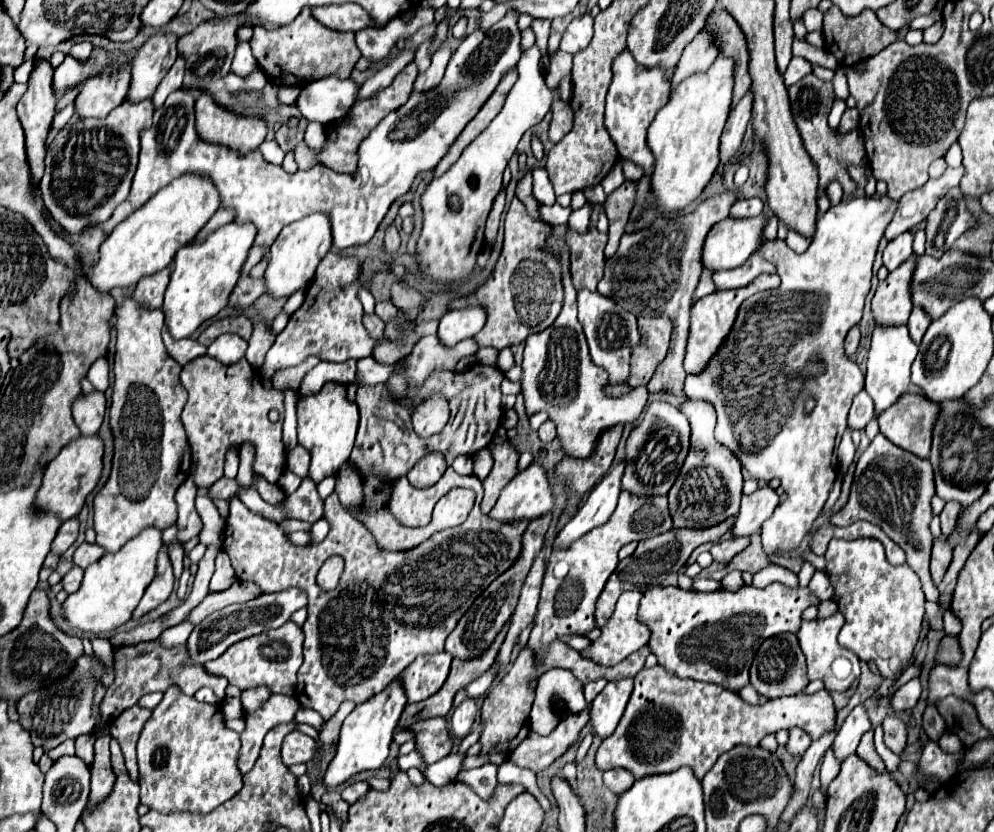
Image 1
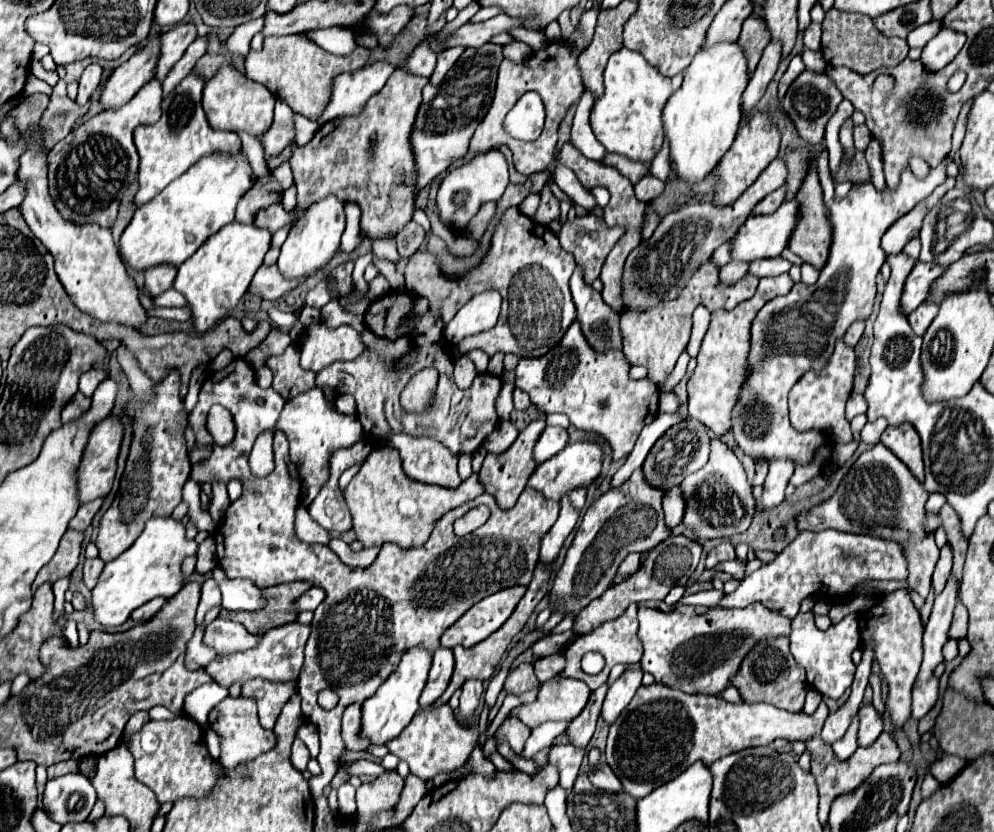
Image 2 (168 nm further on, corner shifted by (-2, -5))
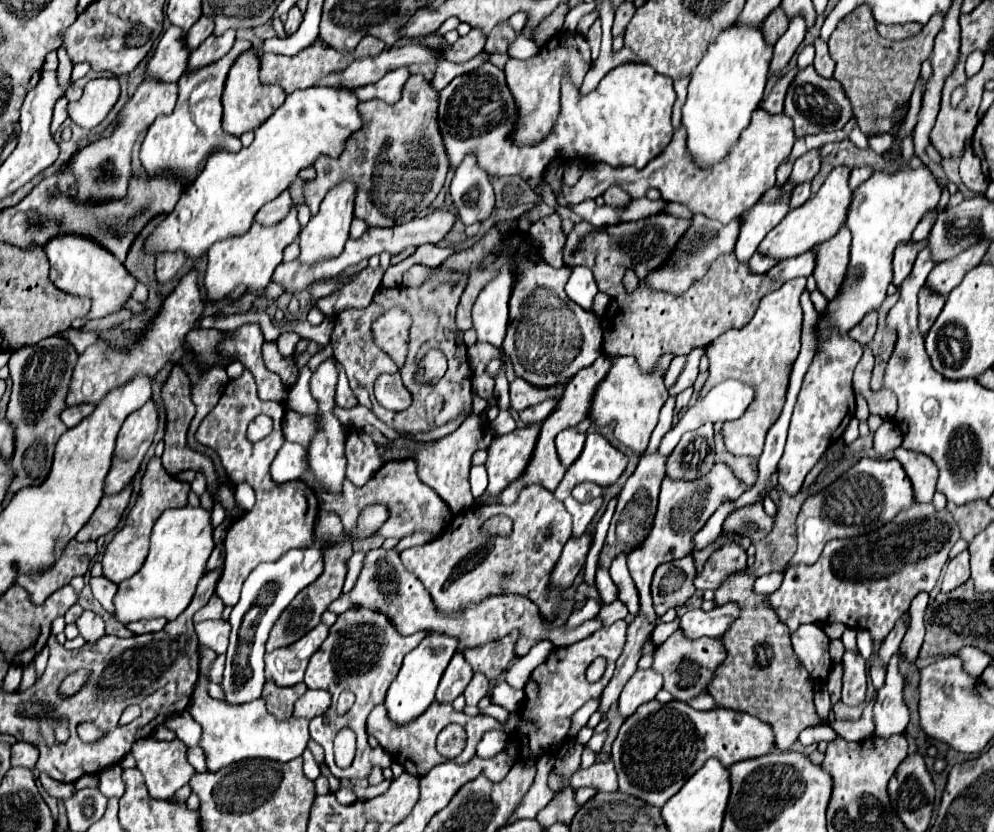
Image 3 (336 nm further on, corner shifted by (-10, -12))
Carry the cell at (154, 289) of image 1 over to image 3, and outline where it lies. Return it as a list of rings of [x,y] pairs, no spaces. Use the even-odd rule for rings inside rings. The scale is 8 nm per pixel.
[[[160,252],[156,256],[156,280],[166,282],[176,278],[184,260],[186,256],[182,256],[182,252]]]

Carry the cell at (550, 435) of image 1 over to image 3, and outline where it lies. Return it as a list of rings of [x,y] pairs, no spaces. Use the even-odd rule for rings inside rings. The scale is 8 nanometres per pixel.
[[[576,428],[562,430],[556,436],[556,450],[558,450],[558,456],[564,466],[570,466],[570,464],[574,464],[574,460],[578,460],[578,456],[582,454],[582,448],[584,448],[584,440],[586,440],[586,434],[578,432]]]

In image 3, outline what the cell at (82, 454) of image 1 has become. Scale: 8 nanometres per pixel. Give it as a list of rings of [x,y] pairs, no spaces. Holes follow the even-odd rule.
[[[148,400],[140,410],[130,414],[118,434],[112,468],[106,476],[104,494],[118,494],[138,472],[158,430],[158,406]]]

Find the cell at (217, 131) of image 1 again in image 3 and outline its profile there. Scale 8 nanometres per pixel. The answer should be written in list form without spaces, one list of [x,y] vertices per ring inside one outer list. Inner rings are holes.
[[[246,50],[238,56],[234,66],[230,68],[226,88],[222,94],[222,126],[232,136],[242,136],[244,132],[256,130],[274,110],[278,110],[286,99],[284,90],[278,84],[260,82],[260,58],[254,50]]]

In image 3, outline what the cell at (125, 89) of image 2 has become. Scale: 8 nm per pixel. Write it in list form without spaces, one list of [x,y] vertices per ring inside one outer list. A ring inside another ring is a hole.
[[[170,26],[146,66],[146,78],[178,82],[188,68],[188,56],[190,50],[186,48],[186,32],[178,26]]]

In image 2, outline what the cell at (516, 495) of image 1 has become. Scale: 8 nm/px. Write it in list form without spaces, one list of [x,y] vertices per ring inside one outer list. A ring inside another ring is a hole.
[[[592,443],[566,445],[566,449],[562,449],[562,453],[550,457],[550,461],[544,461],[534,469],[532,477],[528,479],[528,487],[544,493],[546,499],[560,503],[562,497],[568,495],[570,491],[588,487],[600,475],[600,467],[602,467],[602,451],[598,445],[592,445]]]

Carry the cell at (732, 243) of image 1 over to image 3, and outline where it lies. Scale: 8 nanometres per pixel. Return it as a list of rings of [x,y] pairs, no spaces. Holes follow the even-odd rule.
[[[836,166],[830,172],[830,176],[826,178],[826,182],[822,184],[822,188],[818,190],[818,194],[812,196],[800,208],[790,210],[784,216],[784,220],[766,234],[766,240],[762,240],[758,250],[762,254],[786,260],[786,258],[792,258],[792,256],[798,256],[798,254],[810,250],[816,244],[822,244],[822,242],[830,240],[844,226],[846,214],[848,214],[848,208],[850,208],[850,202],[852,202],[852,190],[848,186],[850,172],[852,172],[852,168]]]

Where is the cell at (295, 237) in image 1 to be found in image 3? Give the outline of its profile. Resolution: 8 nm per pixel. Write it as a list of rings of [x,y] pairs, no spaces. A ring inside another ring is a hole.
[[[340,182],[338,186],[334,186],[334,190],[330,190],[316,216],[310,218],[308,226],[302,228],[298,242],[300,242],[300,260],[302,262],[318,262],[318,260],[326,260],[326,258],[334,258],[342,252],[348,236],[350,236],[350,222],[354,218],[354,198],[356,198],[356,188],[352,182]]]

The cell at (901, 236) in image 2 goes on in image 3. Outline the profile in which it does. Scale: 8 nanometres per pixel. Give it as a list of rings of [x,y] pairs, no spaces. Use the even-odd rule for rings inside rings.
[[[908,242],[908,244],[902,244],[902,246],[896,250],[896,254],[894,254],[894,284],[896,284],[896,286],[900,286],[900,284],[906,280],[906,276],[910,274],[912,264],[914,264],[914,260],[916,260],[916,254],[918,254],[918,250],[920,250],[922,246],[924,246],[922,242],[920,242],[920,244]]]

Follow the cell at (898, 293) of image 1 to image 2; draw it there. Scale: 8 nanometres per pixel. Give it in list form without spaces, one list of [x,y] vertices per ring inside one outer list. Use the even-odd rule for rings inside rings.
[[[916,261],[914,269],[910,271],[910,277],[906,279],[906,289],[902,291],[902,313],[910,315],[928,295],[930,283],[940,277],[944,267],[934,263],[922,263]]]

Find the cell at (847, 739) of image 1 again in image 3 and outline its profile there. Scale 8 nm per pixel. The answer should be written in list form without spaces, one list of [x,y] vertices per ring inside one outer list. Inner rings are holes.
[[[892,656],[888,662],[888,674],[882,690],[878,690],[878,700],[874,704],[874,734],[880,738],[890,738],[902,734],[908,726],[910,712],[904,702],[904,676],[900,674],[900,658]]]

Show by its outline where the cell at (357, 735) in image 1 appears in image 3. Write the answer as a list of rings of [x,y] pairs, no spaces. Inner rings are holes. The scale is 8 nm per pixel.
[[[428,634],[404,658],[404,664],[386,696],[386,708],[388,708],[388,716],[392,722],[408,724],[410,720],[416,720],[434,702],[434,692],[438,688],[438,682],[440,682],[450,658],[456,654],[456,650],[458,650],[456,638],[452,638],[448,634]]]

